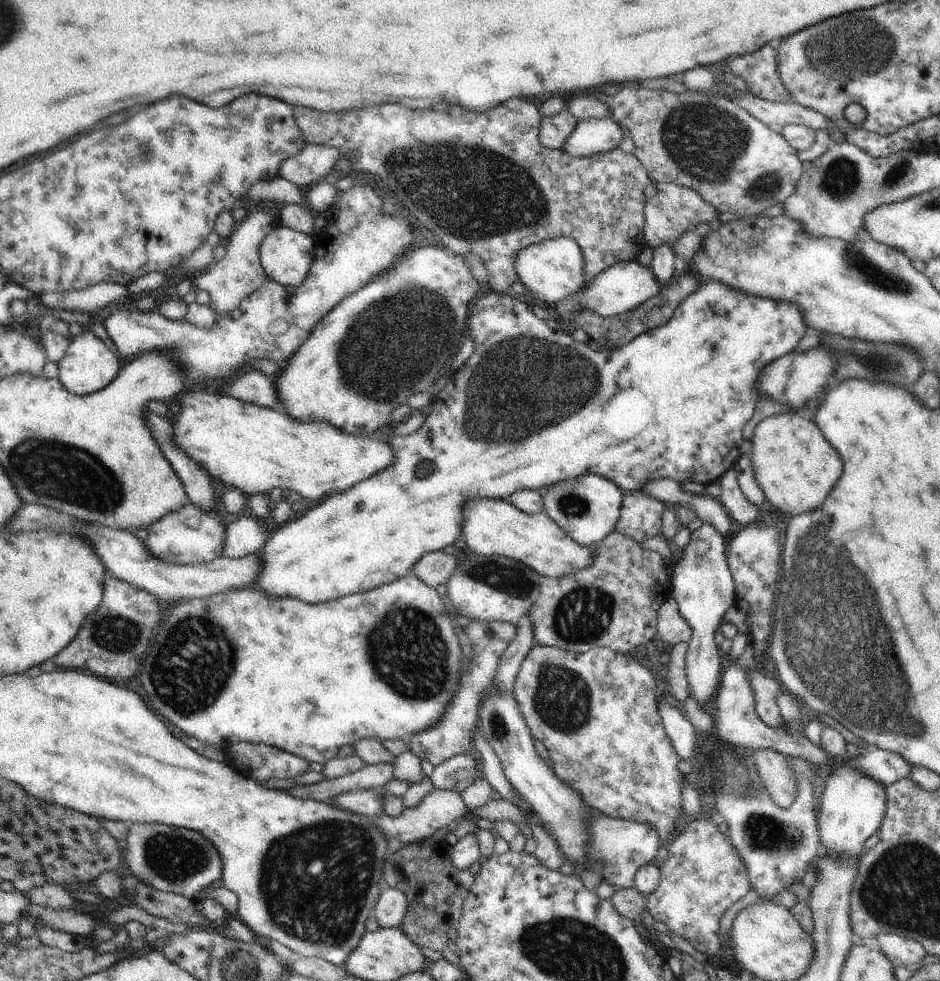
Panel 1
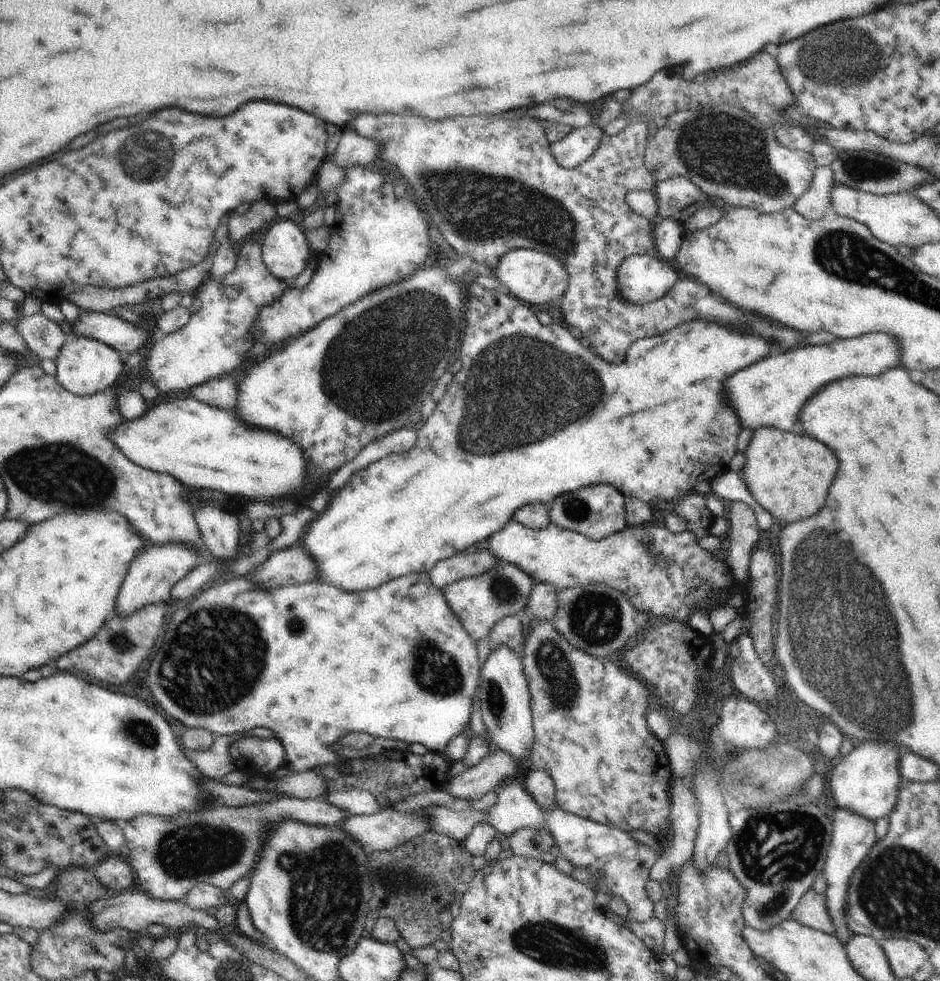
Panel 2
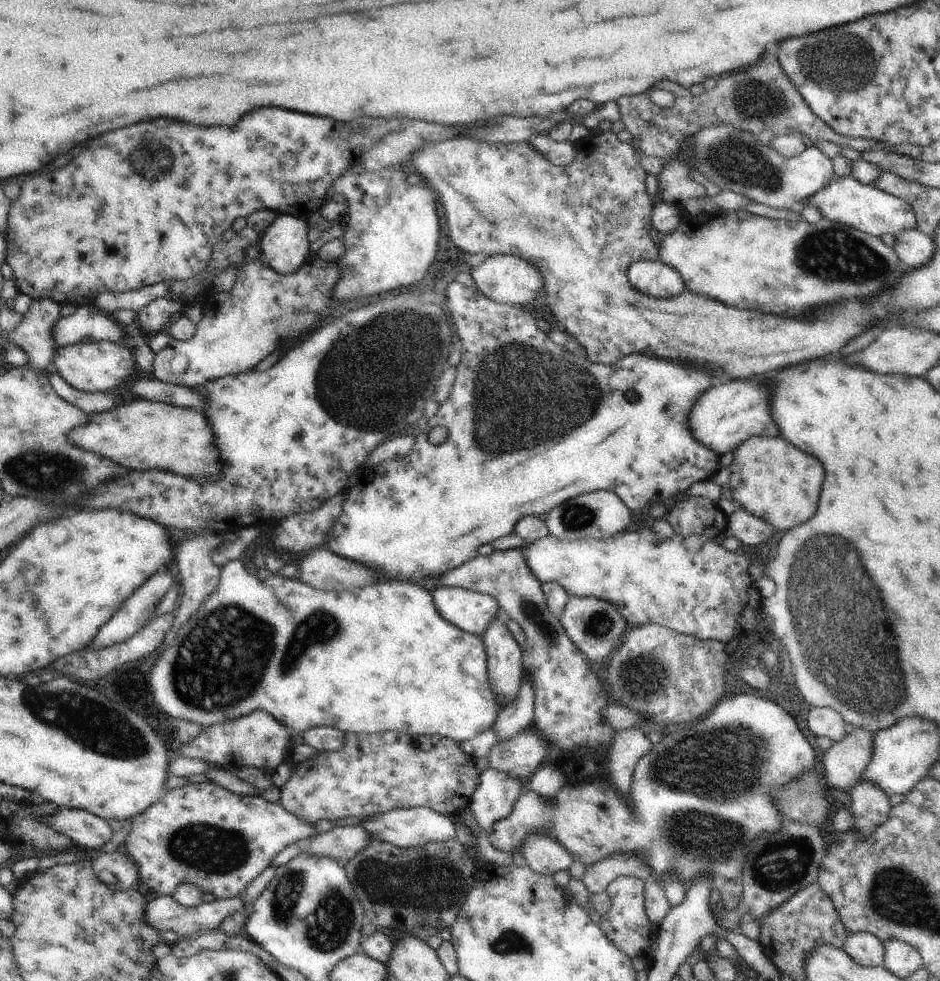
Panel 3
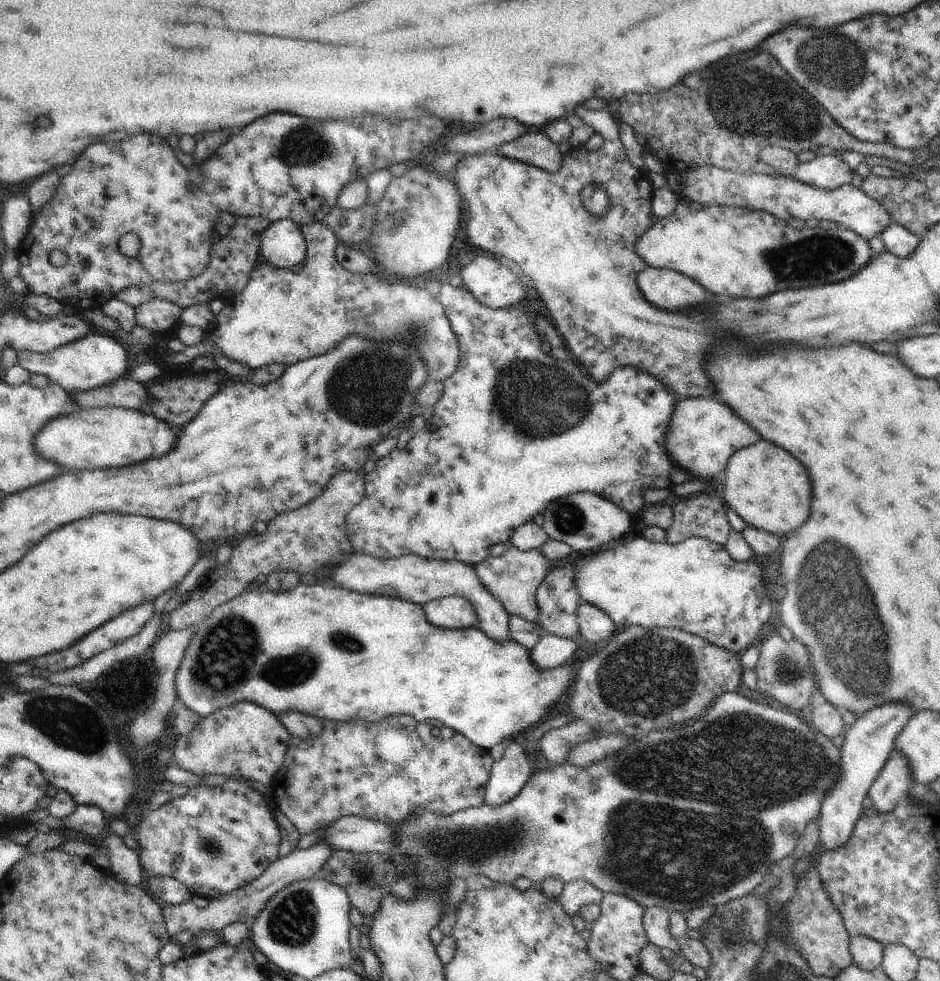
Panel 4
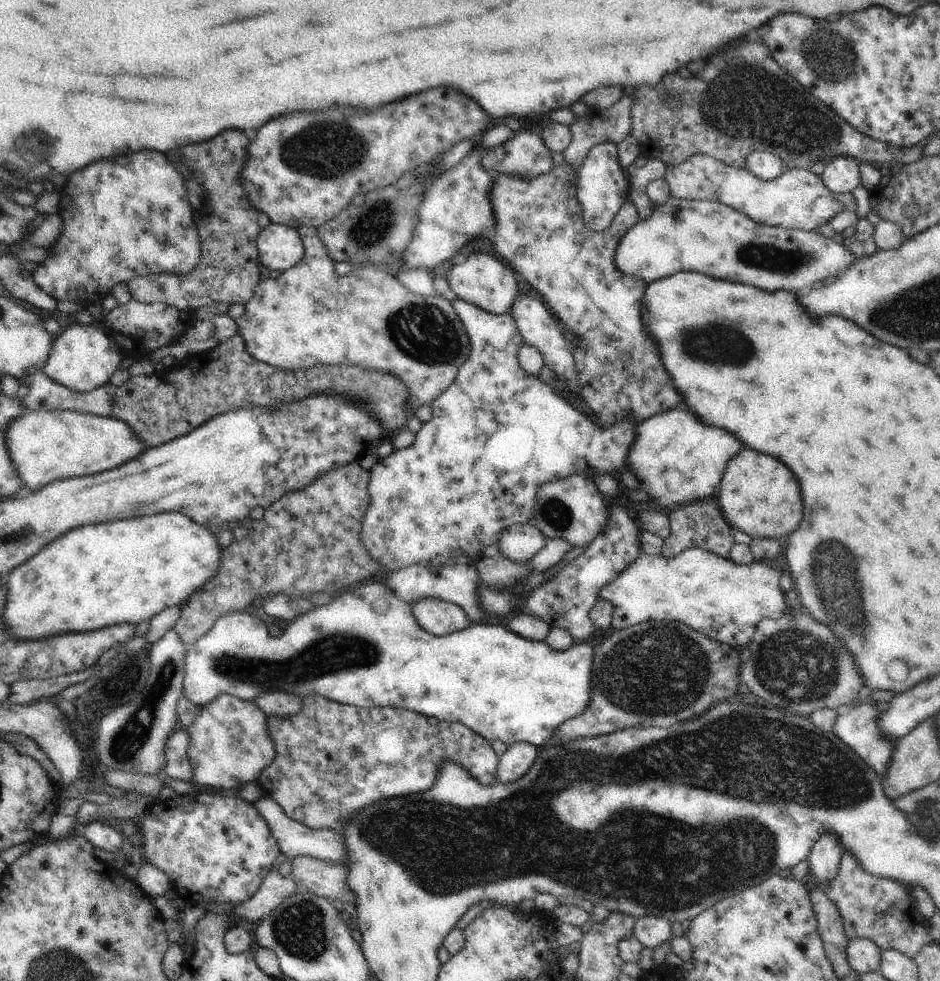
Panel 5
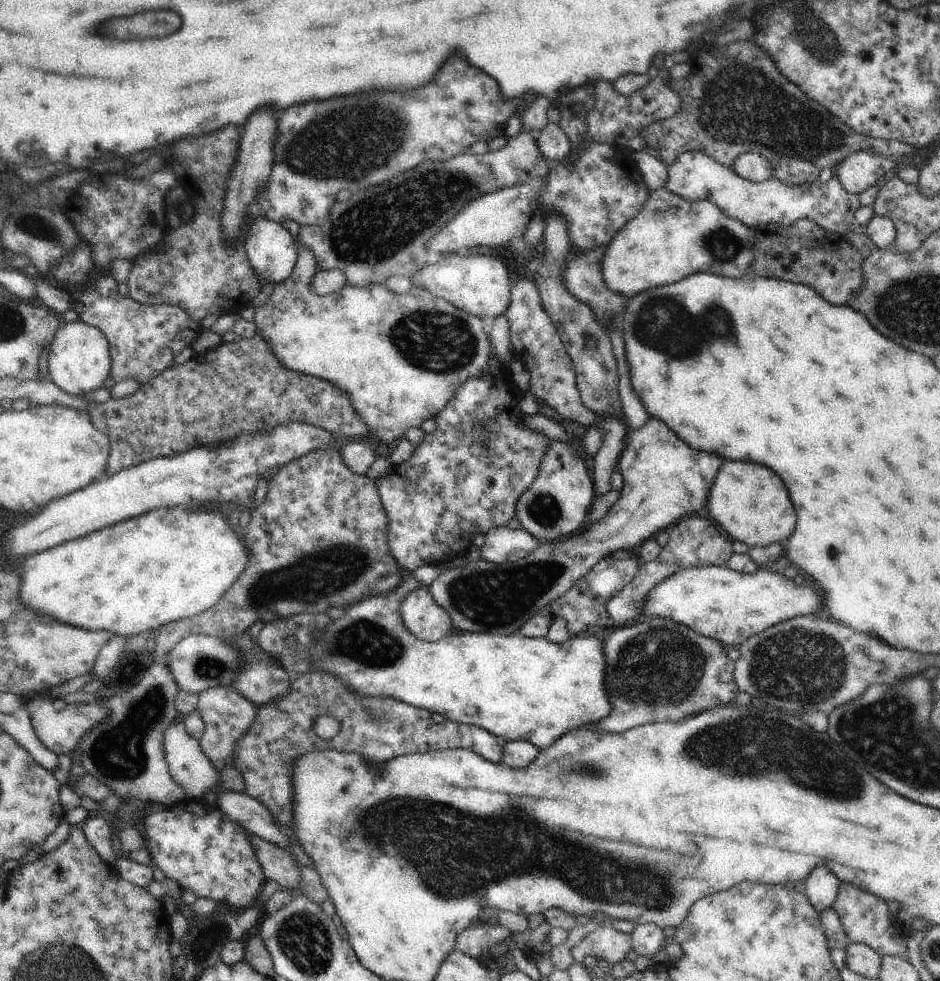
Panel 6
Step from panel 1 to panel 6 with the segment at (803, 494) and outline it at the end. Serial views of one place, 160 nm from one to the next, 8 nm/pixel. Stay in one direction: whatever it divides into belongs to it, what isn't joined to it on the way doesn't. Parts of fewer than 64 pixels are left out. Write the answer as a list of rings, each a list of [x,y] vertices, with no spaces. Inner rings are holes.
[[[724,462],[718,480],[714,480],[707,498],[708,514],[716,520],[722,532],[733,542],[739,540],[749,547],[767,547],[788,540],[794,532],[796,512],[790,502],[790,494],[784,482],[770,470],[758,464],[746,462]]]

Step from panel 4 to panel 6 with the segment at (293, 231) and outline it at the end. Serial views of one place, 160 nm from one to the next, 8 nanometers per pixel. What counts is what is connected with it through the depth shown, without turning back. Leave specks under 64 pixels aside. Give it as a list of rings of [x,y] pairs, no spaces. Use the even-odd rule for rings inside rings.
[[[260,215],[247,228],[244,252],[261,282],[272,282],[276,286],[285,283],[285,280],[291,275],[299,255],[299,248],[296,244],[296,238],[291,235],[291,232],[288,232],[282,223]]]

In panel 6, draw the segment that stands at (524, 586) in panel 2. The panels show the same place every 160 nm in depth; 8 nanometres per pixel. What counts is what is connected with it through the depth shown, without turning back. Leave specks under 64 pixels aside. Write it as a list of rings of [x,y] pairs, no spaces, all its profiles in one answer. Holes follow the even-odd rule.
[[[427,587],[416,589],[399,606],[408,632],[420,640],[440,640],[454,630],[450,615],[432,598]]]

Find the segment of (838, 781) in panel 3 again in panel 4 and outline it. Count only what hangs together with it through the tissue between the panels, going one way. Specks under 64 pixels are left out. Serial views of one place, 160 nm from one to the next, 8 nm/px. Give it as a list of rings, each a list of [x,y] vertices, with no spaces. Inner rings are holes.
[[[886,703],[874,707],[858,717],[850,729],[844,732],[845,741],[841,746],[841,778],[824,799],[819,814],[819,849],[822,852],[835,851],[849,839],[854,825],[863,812],[862,800],[866,798],[870,785],[880,774],[881,768],[888,762],[891,752],[895,750],[897,736],[916,714],[908,704]]]

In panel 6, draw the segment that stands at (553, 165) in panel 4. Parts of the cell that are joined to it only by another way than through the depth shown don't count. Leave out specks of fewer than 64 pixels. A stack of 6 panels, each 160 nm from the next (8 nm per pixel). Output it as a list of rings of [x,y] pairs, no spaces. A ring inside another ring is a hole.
[[[523,131],[509,137],[508,144],[500,150],[483,155],[467,151],[447,161],[424,161],[384,184],[351,193],[348,200],[336,200],[328,218],[321,225],[301,225],[296,244],[297,247],[303,245],[311,249],[320,269],[340,269],[346,285],[351,287],[368,288],[383,284],[390,277],[411,277],[433,260],[428,248],[429,240],[467,205],[508,187],[544,180],[551,167],[552,163],[540,152],[536,135]]]

